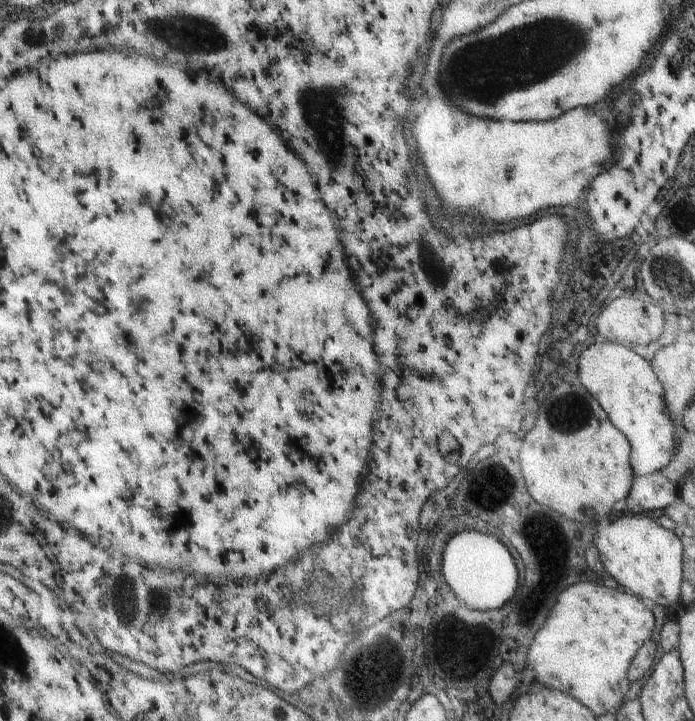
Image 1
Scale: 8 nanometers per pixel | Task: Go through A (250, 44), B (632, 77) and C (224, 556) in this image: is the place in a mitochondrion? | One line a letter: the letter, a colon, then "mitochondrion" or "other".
A: other
B: other
C: other

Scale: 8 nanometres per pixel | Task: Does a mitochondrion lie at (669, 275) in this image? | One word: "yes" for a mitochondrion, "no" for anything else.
yes

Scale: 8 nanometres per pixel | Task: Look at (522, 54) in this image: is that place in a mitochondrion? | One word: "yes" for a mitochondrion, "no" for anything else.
yes

